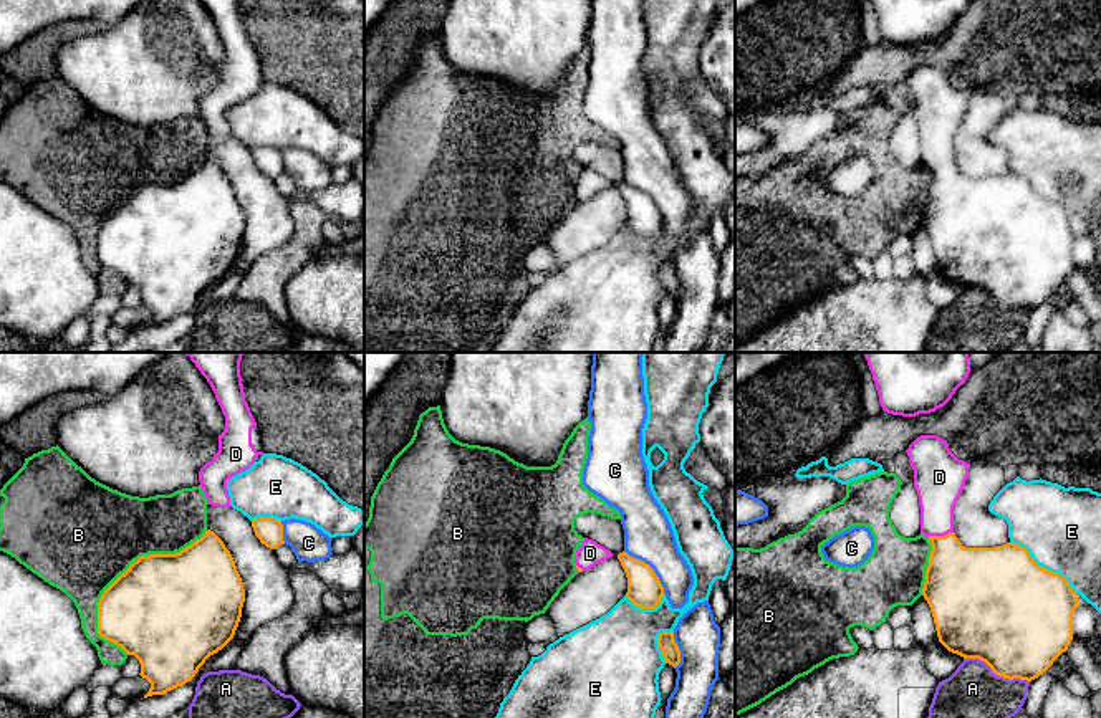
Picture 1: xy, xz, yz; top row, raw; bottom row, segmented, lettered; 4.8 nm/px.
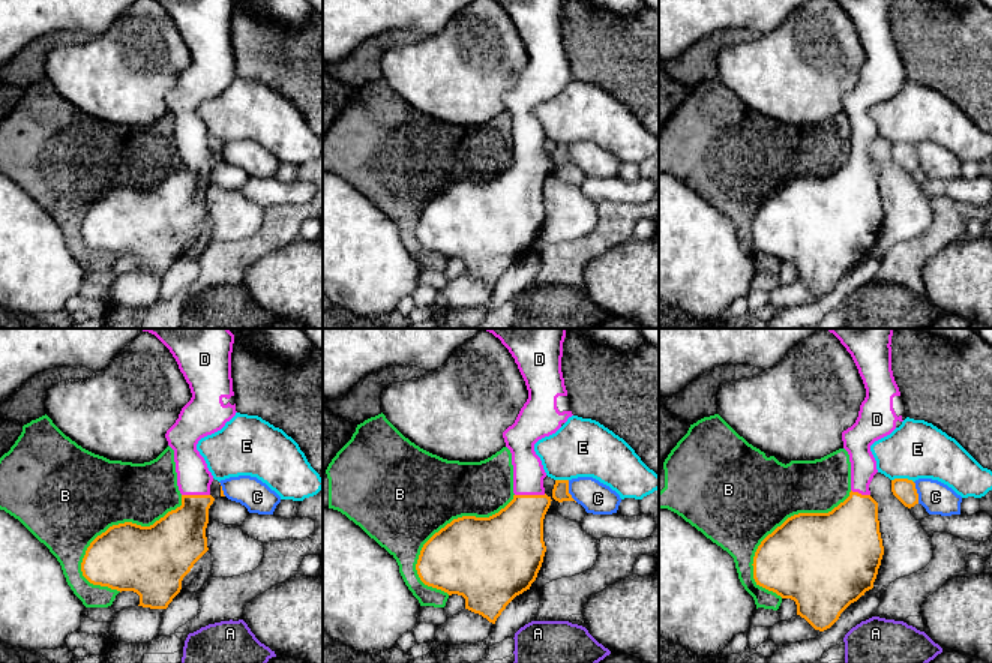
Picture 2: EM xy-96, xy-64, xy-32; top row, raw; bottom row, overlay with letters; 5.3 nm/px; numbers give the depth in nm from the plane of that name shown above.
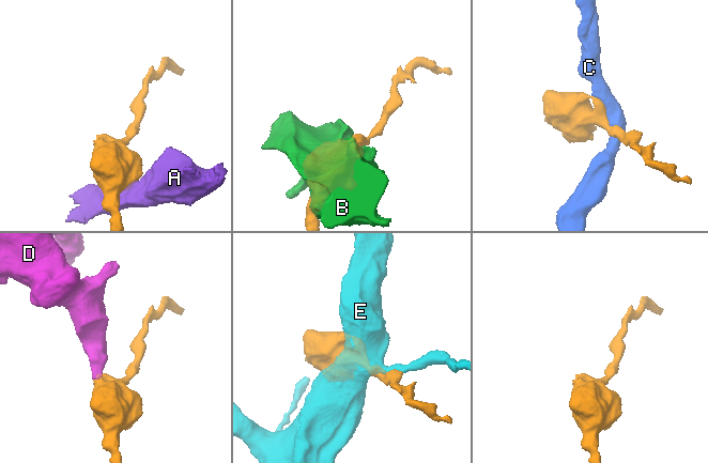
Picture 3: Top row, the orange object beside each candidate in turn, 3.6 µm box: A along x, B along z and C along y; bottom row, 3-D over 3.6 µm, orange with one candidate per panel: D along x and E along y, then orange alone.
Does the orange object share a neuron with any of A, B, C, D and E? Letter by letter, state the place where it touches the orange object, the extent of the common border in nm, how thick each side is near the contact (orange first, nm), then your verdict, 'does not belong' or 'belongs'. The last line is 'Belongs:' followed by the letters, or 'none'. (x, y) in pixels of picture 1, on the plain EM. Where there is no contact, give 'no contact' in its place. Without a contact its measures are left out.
A: yz (997, 303) | 340 nm | 480/360 nm | does not belong
B: xy (134, 191) | 750 nm | 480/480 nm | does not belong
C: xz (649, 196) | 300 nm | 170/240 nm | does not belong
D: yz (939, 166) | 130 nm | 360/220 nm | belongs
E: yz (1043, 197) | 420 nm | 500/380 nm | does not belong
Belongs: D

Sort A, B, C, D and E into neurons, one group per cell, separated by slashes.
A / B / C / D / E

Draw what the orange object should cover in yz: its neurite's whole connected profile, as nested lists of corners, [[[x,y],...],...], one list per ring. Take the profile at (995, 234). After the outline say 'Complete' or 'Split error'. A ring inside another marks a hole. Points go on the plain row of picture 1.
[[[921,65],[906,83],[914,99],[921,162],[932,174],[922,225],[930,237],[939,271],[952,283],[985,291],[998,306],[1026,311],[1038,308],[1073,270],[1078,223],[1061,203],[1038,195],[1015,172],[965,177],[959,170],[954,162],[954,136],[965,116],[970,93],[959,89],[947,69]]]. Split error

